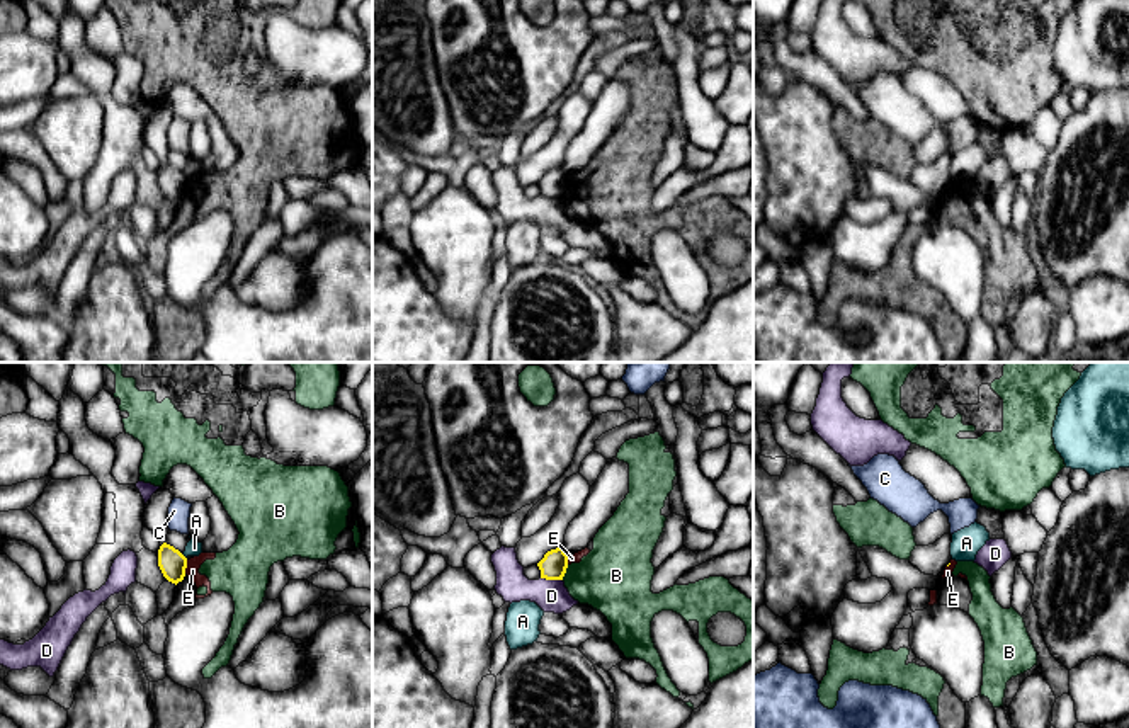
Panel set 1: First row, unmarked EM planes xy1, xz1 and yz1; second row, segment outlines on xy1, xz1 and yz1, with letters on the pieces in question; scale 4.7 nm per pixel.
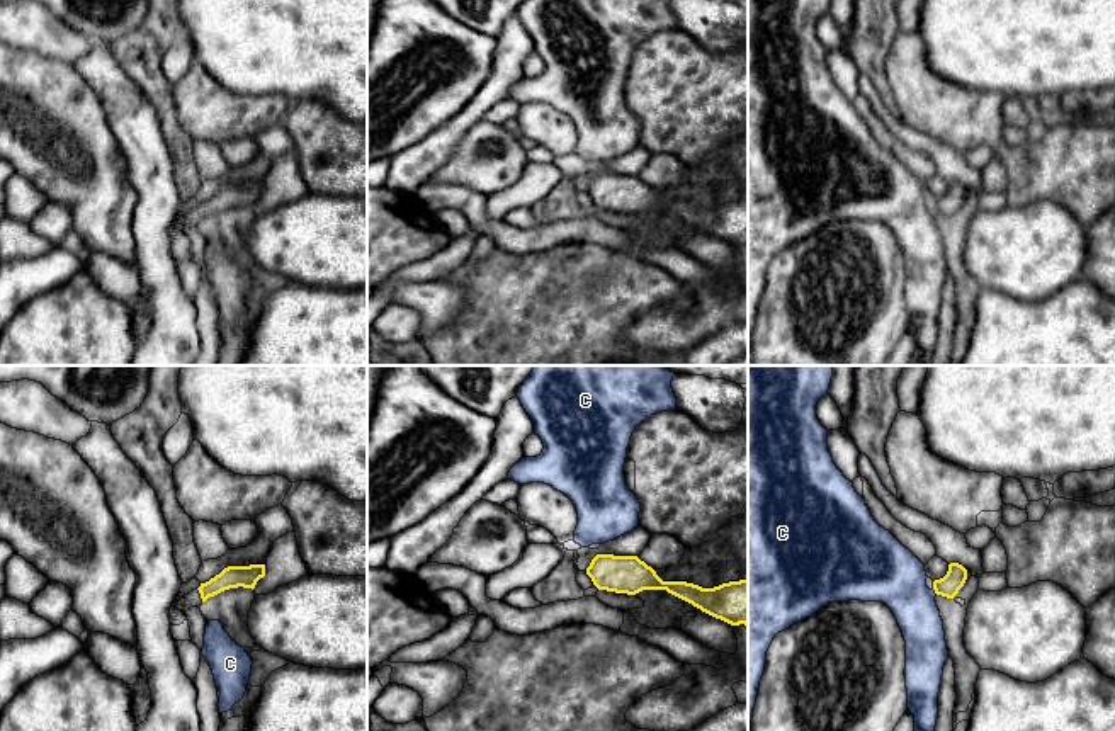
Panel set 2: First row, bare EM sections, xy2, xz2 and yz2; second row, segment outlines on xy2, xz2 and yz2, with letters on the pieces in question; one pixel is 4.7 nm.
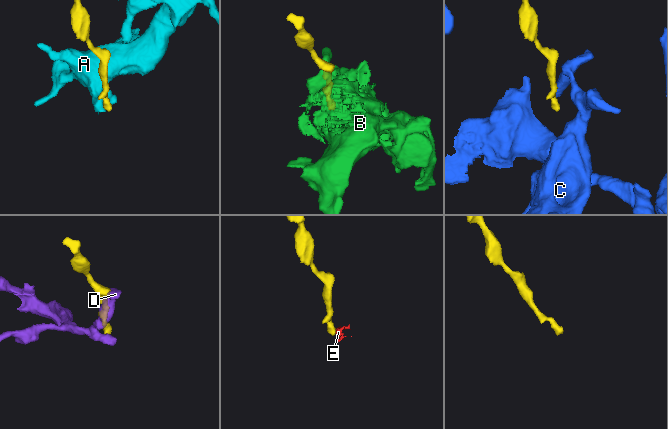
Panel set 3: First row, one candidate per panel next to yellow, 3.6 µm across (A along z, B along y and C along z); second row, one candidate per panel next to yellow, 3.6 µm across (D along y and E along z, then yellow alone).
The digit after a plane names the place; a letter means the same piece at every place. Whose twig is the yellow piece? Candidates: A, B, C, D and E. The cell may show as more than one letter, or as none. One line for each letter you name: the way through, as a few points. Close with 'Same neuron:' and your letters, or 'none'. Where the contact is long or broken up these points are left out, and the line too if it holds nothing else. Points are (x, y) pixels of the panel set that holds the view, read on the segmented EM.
Same neuron: none

